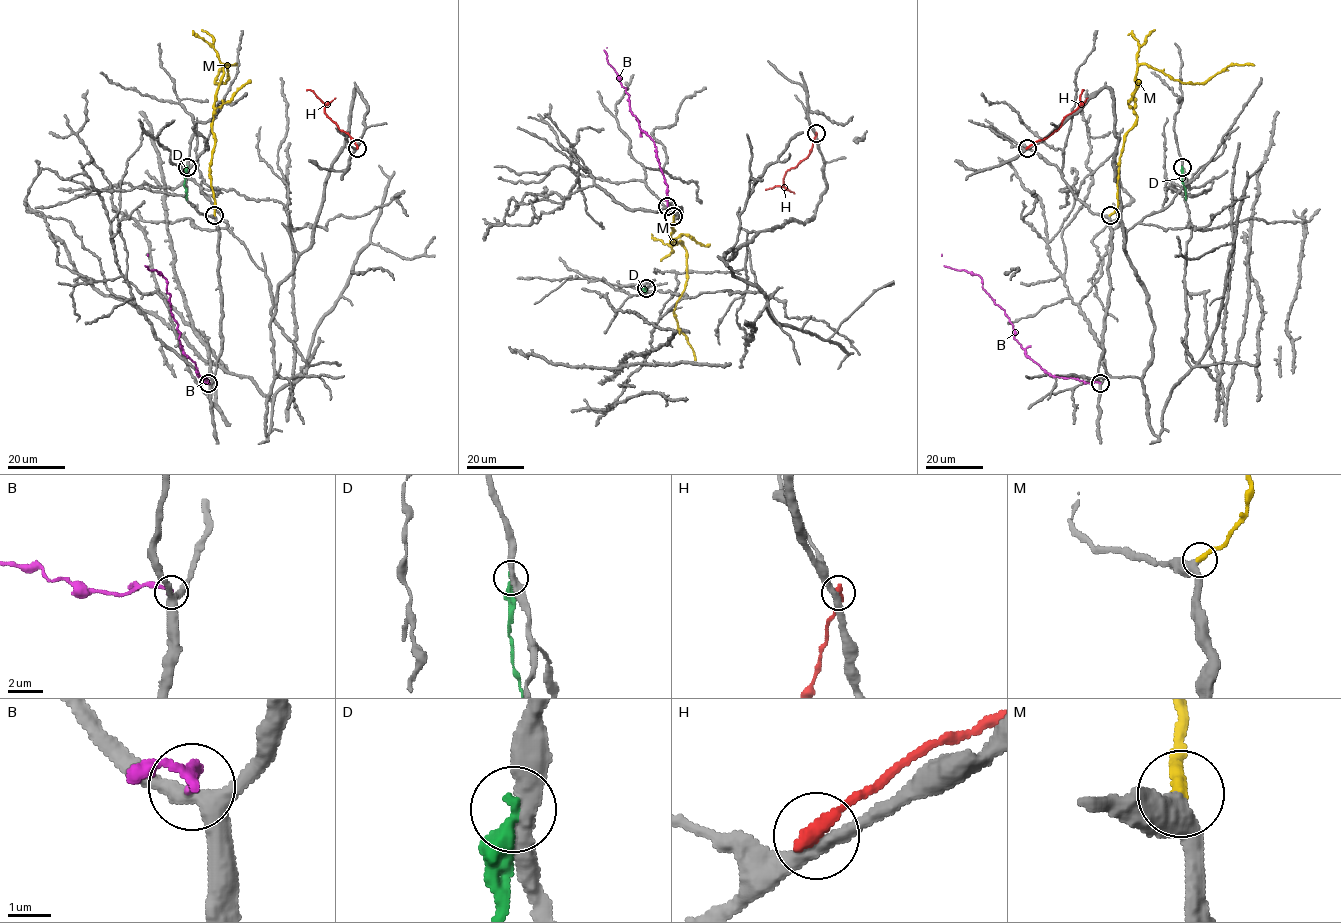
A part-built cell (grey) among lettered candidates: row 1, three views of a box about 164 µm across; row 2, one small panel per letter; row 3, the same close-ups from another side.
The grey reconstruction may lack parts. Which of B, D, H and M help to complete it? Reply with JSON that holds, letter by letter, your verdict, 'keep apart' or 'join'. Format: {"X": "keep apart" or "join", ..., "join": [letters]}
{"B": "keep apart", "D": "keep apart", "H": "keep apart", "M": "join", "join": ["M"]}

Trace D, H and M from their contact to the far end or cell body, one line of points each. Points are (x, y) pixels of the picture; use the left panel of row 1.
D: (187, 167), (184, 184), (187, 200)
H: (357, 147), (351, 137), (324, 112), (324, 105), (313, 92), (306, 90)
M: (215, 215), (212, 119), (227, 64), (225, 83), (215, 79), (226, 65), (237, 65)

